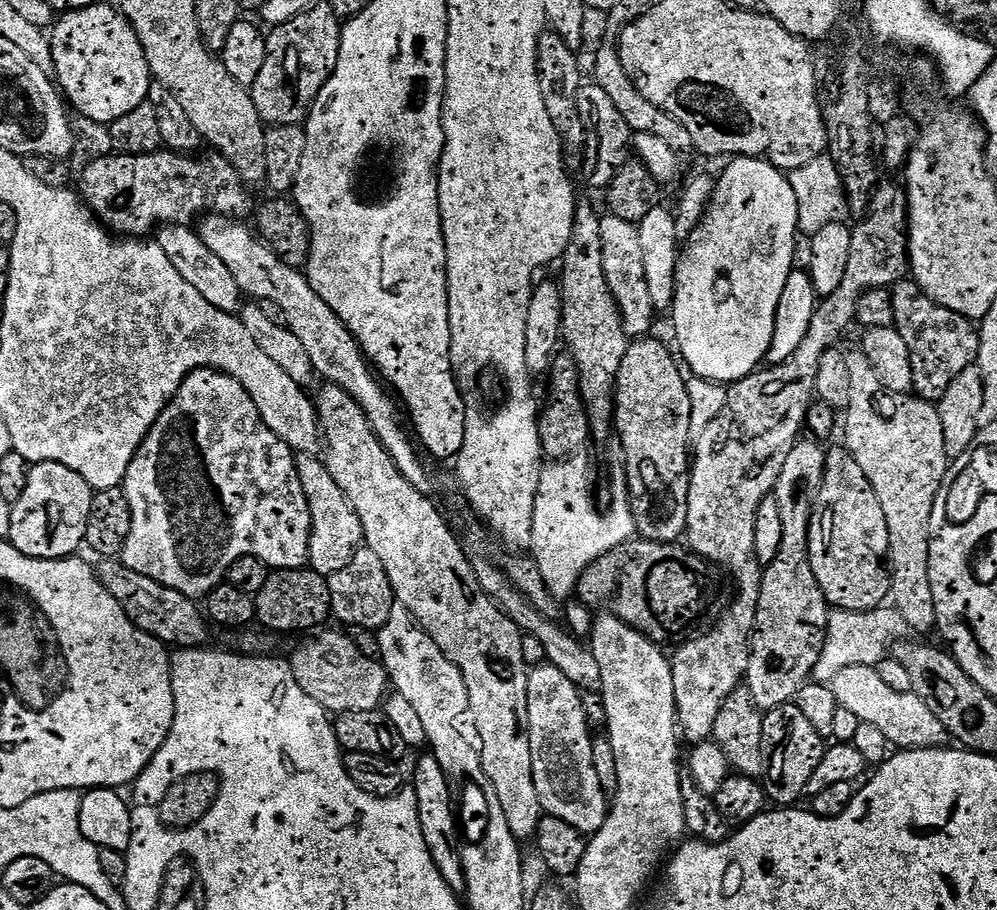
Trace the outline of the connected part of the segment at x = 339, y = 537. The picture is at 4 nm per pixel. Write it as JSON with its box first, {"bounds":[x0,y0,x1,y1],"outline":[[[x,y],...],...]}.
{"bounds":[298,454,364,578],"outline":[[[312,454],[299,457],[298,475],[304,488],[304,497],[308,499],[308,510],[312,514],[310,544],[314,551],[310,556],[310,568],[311,571],[327,578],[352,561],[352,555],[364,540],[364,527],[338,482],[334,482],[323,461],[317,457],[315,460],[314,457]]]}

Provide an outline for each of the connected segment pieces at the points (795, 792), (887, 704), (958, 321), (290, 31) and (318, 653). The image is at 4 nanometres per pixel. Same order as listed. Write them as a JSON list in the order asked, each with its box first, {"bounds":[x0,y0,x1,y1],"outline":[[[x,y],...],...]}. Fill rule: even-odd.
[{"bounds":[762,703,826,806],"outline":[[[799,703],[783,704],[780,708],[767,709],[764,719],[763,749],[764,770],[762,783],[767,799],[776,806],[792,806],[800,795],[808,792],[808,783],[818,770],[826,751],[825,737],[814,730],[810,718]]]},{"bounds":[830,666,949,750],"outline":[[[846,666],[846,670],[838,670],[830,681],[830,687],[837,705],[853,716],[853,721],[878,726],[882,734],[886,734],[889,745],[900,750],[913,748],[939,748],[949,743],[948,731],[942,722],[911,690],[899,692],[891,688],[882,677],[876,673],[873,666]]]},{"bounds":[893,278,980,402],"outline":[[[905,278],[893,284],[894,327],[902,336],[912,360],[915,395],[929,402],[939,401],[940,395],[954,382],[954,378],[977,363],[980,354],[980,333],[973,321],[962,314],[934,303],[920,290],[920,285]]]},{"bounds":[250,2,341,125],"outline":[[[318,2],[314,7],[308,8],[302,14],[295,16],[290,22],[275,25],[267,33],[268,52],[264,56],[262,70],[258,70],[258,78],[250,86],[252,101],[265,125],[303,125],[307,121],[308,111],[312,109],[316,96],[322,90],[324,83],[328,81],[333,68],[336,67],[336,59],[340,49],[341,27],[341,17],[332,9],[331,3]]]},{"bounds":[290,632,390,713],"outline":[[[340,632],[313,635],[293,656],[290,656],[296,683],[329,713],[375,712],[385,703],[390,681],[383,664],[359,652]],[[385,691],[385,692],[384,692]]]}]

